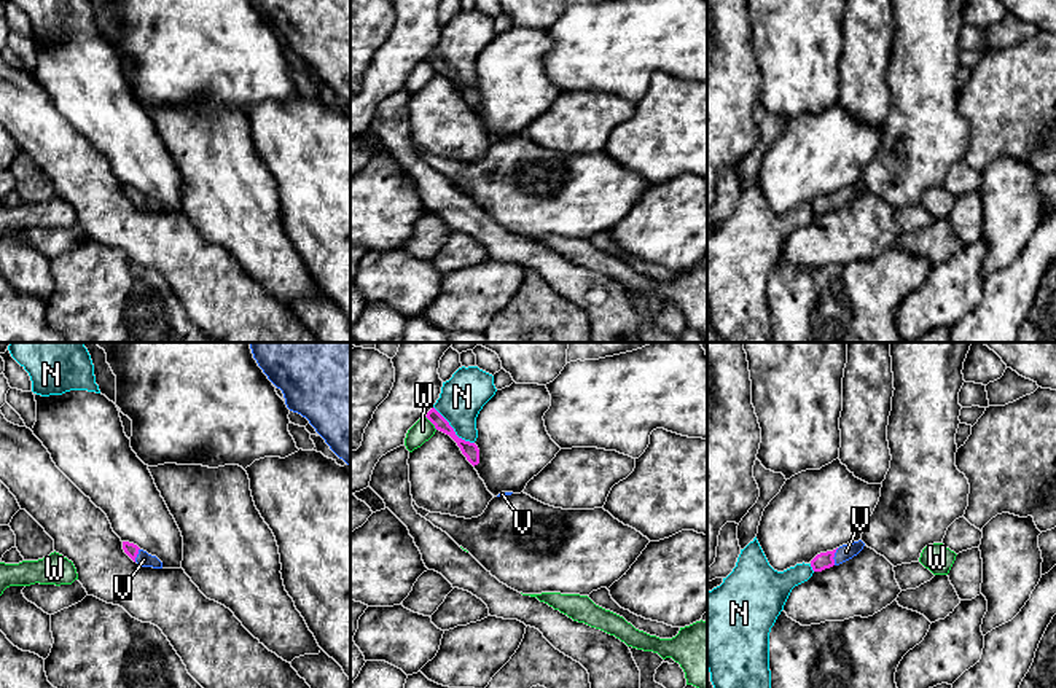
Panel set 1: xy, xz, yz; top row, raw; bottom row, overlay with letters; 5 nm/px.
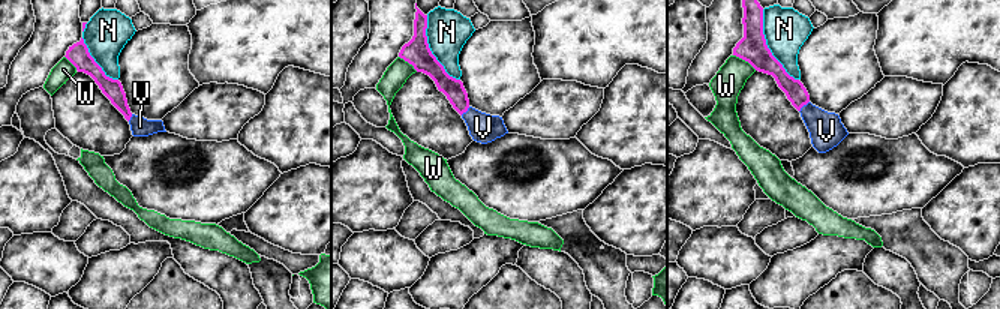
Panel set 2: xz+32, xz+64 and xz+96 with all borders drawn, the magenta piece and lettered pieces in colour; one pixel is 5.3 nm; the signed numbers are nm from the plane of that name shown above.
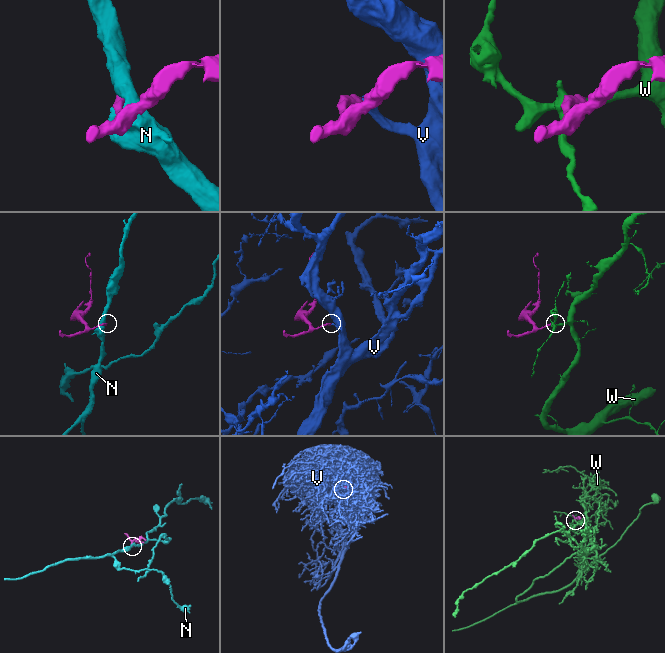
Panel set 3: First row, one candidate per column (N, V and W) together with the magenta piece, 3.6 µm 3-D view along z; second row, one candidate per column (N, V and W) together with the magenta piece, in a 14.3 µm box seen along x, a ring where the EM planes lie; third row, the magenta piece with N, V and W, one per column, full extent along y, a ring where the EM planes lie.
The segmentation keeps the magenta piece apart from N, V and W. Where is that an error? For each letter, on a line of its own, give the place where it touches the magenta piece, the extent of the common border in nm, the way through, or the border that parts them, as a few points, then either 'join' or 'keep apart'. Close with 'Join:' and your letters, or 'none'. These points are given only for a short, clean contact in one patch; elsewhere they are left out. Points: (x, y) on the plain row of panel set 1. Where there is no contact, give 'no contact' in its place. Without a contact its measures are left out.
N: xz (453, 72) | 280 nm | keep apart
V: yz (833, 199) | 90 nm | across yz (822, 204), (833, 199), (846, 195) | join
W: xz (430, 64) | 90 nm | along xz (426, 59), (437, 72) | keep apart
Join: V

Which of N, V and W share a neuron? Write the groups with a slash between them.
N / V / W

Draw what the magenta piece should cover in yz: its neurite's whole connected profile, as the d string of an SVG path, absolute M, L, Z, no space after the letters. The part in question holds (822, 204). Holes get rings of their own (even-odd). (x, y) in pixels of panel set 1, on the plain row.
M858 183L854 186L843 188L838 193L820 196L811 204L811 210L814 215L822 215L833 209L839 209L857 199L863 193L863 190L865 186Z

